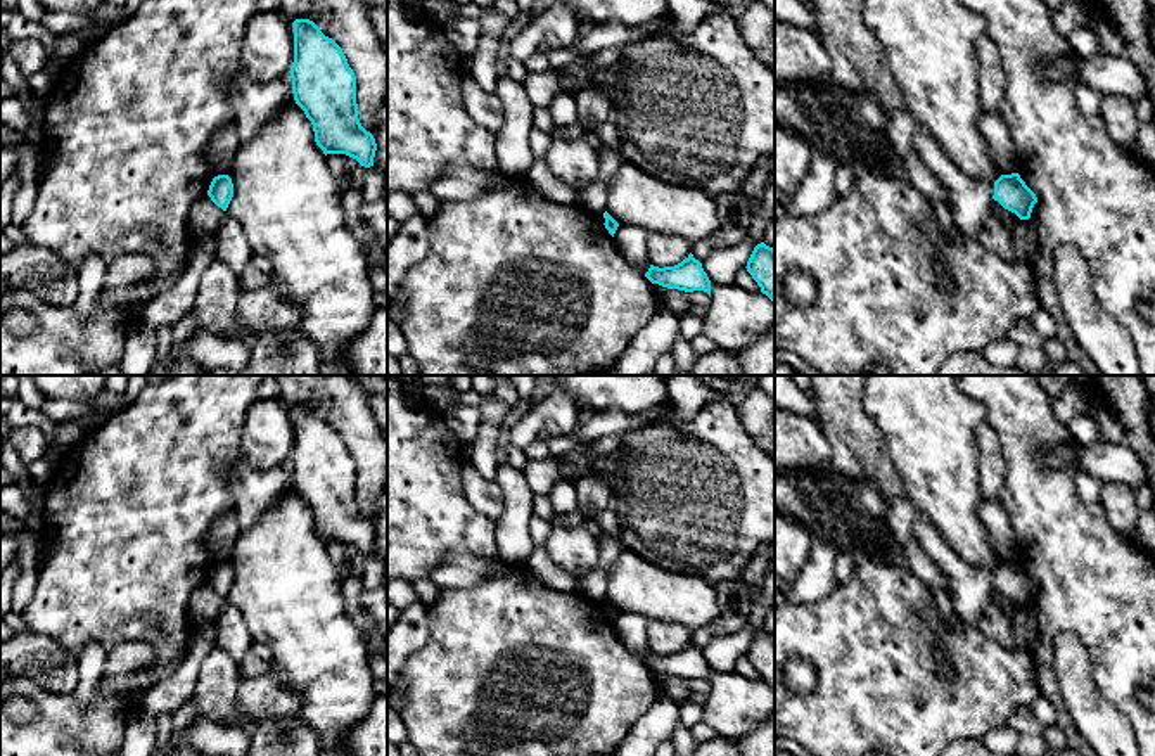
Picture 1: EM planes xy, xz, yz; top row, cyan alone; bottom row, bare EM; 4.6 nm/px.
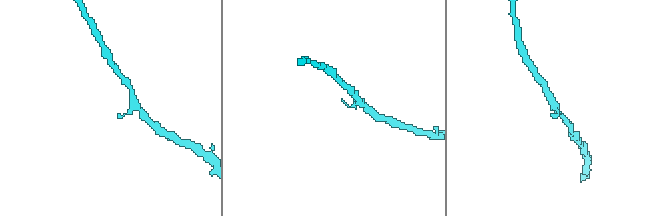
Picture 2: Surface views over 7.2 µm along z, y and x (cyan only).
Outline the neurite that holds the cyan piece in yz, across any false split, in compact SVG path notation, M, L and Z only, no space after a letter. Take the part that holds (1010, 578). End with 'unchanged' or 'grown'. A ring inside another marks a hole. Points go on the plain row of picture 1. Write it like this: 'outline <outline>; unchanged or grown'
outline M1018 561L1001 562L994 569L992 586L1005 597L1015 600L1020 607L1029 607L1037 590L1036 581L1025 573Z; unchanged

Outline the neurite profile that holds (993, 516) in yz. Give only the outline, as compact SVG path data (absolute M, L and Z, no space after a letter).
M982 498L979 503L979 519L984 524L999 561L1017 561L1015 531L1003 505L998 500Z

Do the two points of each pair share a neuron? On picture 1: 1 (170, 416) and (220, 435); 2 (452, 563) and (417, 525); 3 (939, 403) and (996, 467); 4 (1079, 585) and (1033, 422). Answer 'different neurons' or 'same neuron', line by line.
1: same neuron
2: different neurons
3: different neurons
4: same neuron

